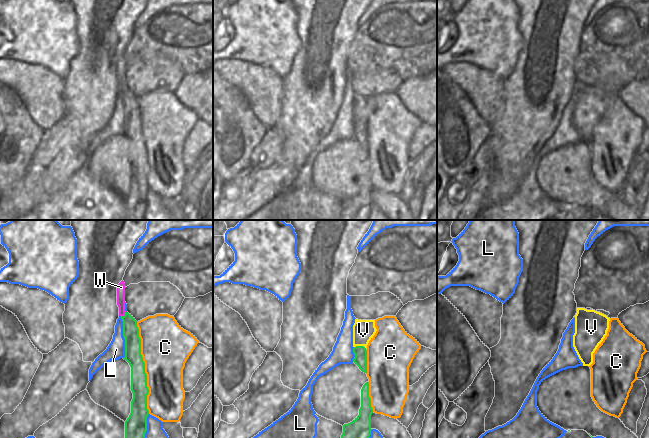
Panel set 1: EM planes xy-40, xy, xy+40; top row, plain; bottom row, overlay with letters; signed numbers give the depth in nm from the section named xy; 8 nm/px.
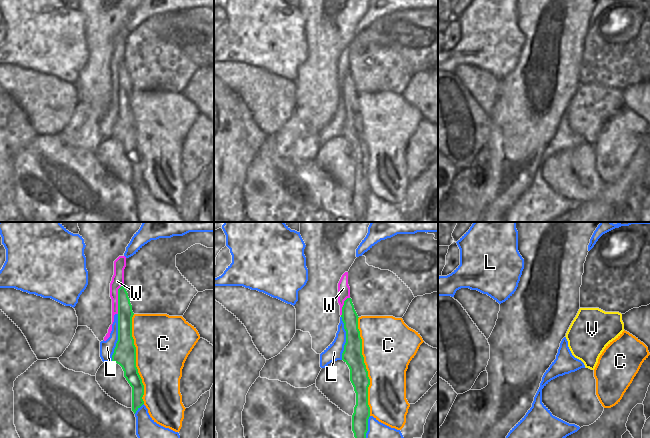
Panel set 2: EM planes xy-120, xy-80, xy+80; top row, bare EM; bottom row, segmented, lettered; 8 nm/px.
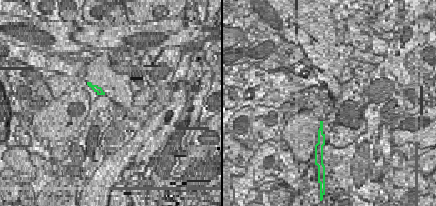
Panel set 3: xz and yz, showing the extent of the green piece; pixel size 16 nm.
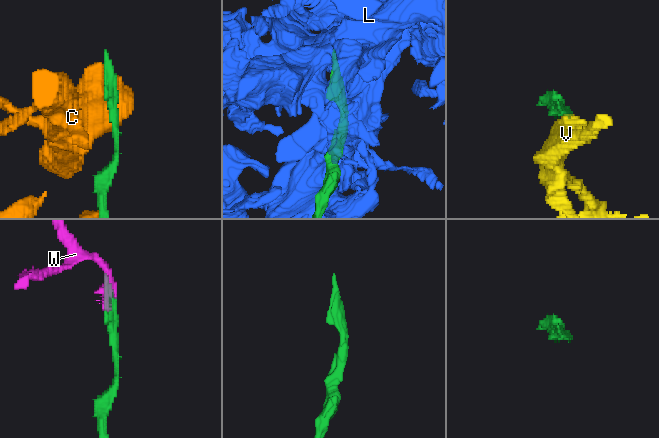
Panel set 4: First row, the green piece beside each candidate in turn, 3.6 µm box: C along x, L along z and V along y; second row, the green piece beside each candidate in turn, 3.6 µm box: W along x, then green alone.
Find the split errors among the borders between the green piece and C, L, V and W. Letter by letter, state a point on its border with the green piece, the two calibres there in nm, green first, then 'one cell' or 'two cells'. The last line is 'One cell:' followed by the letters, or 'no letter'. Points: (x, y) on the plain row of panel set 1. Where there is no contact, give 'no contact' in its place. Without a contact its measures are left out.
C: xy-40 (144, 144) | 130/400 nm | two cells
L: xy-40 (123, 112) | 130/140 nm | two cells
V: xy (360, 122) | 110/180 nm | two cells
W: xy-40 (125, 90) | 130/70 nm | one cell
One cell: W

